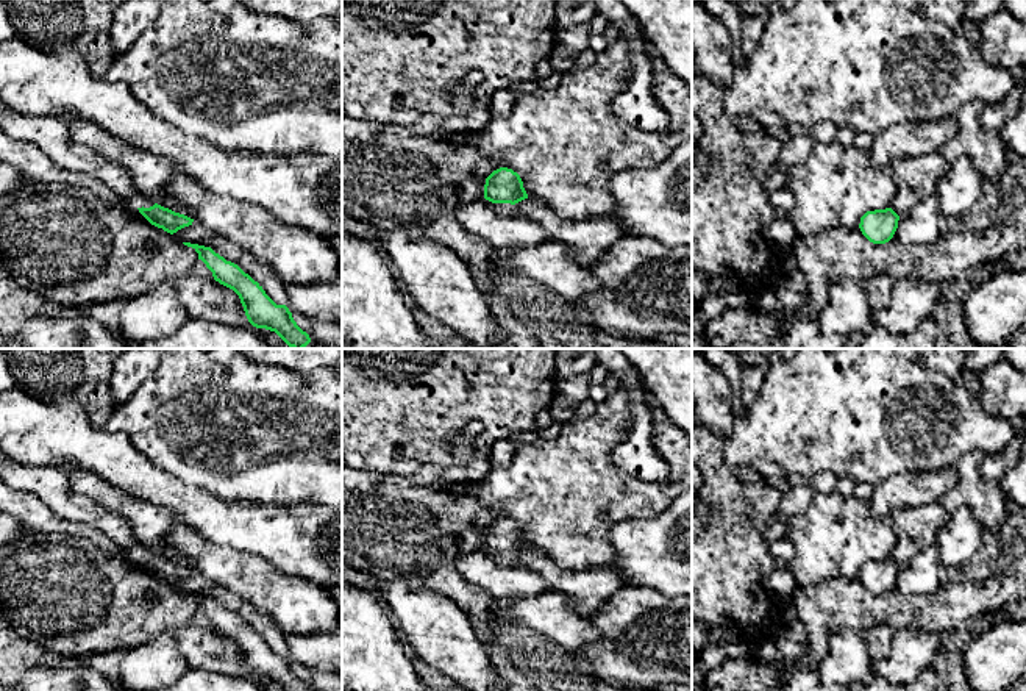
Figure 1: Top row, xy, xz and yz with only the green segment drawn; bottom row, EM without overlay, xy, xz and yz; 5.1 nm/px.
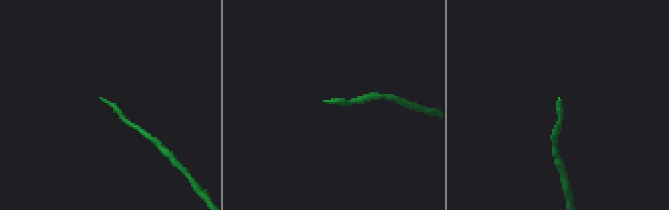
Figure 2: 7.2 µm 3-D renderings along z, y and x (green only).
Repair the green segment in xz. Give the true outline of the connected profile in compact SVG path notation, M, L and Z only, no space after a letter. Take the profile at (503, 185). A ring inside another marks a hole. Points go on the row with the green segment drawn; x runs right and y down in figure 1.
M500 167L486 178L484 199L493 203L498 216L509 216L514 205L528 199L528 194L517 172Z

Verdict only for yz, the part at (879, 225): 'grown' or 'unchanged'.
unchanged

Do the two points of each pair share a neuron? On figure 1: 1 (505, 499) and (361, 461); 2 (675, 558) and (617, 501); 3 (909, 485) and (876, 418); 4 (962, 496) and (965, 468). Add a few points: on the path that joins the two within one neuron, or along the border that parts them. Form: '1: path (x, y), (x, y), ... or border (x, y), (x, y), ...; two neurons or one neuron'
1: border (483, 474), (478, 479), (447, 486); two neurons
2: border (670, 504), (656, 516), (614, 522), (609, 544); two neurons
3: border (939, 469), (898, 472), (879, 480), (873, 486); two neurons
4: path (965, 490), (965, 474); one neuron

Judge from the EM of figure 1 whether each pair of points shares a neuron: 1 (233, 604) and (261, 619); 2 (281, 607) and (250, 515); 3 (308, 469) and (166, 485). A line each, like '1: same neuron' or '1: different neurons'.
1: same neuron
2: different neurons
3: different neurons

